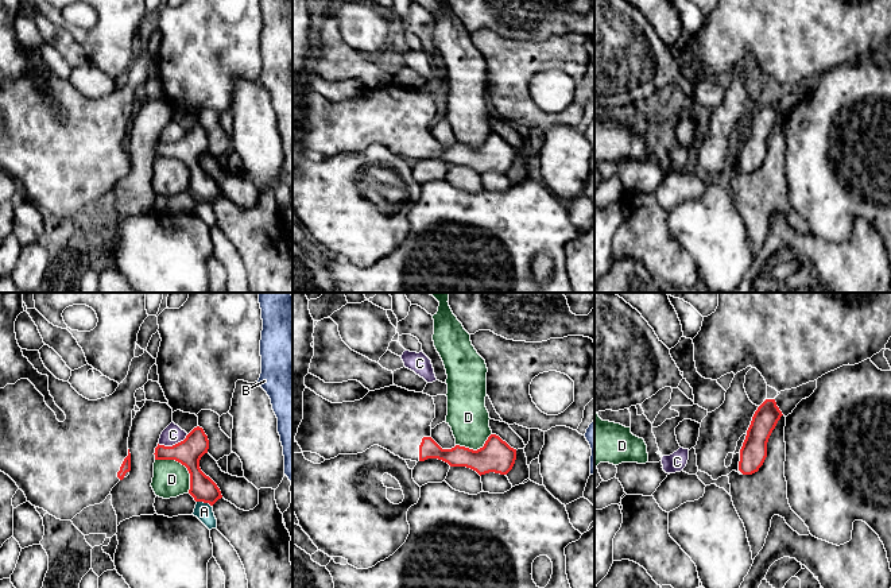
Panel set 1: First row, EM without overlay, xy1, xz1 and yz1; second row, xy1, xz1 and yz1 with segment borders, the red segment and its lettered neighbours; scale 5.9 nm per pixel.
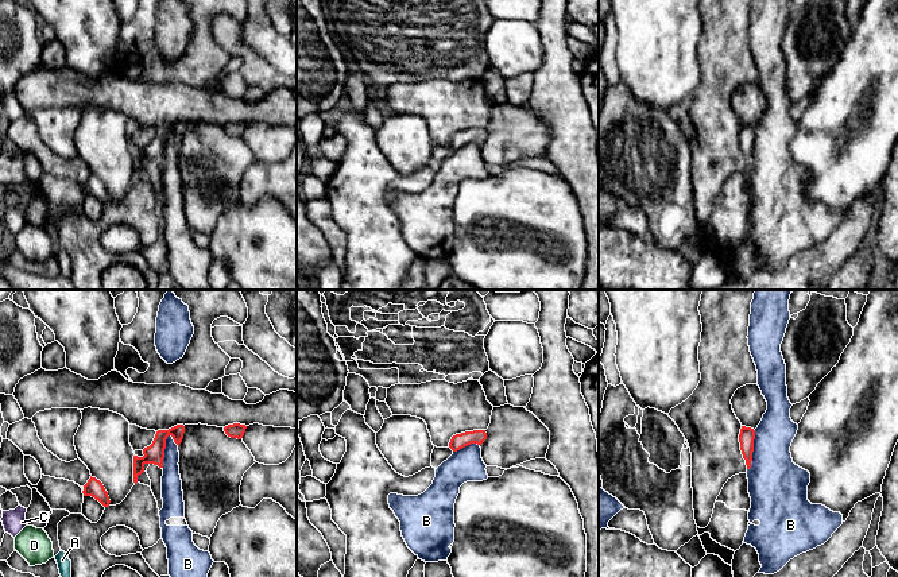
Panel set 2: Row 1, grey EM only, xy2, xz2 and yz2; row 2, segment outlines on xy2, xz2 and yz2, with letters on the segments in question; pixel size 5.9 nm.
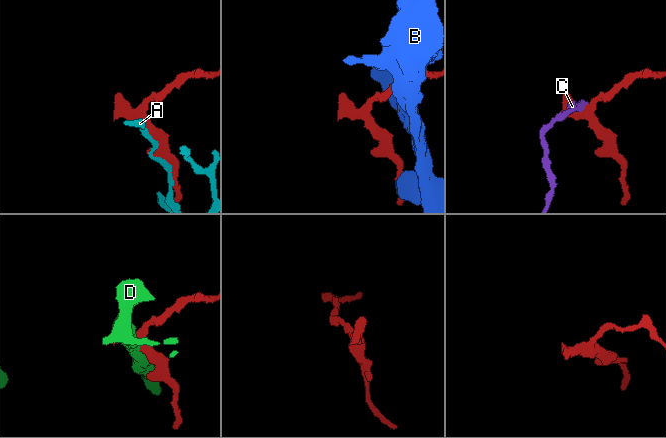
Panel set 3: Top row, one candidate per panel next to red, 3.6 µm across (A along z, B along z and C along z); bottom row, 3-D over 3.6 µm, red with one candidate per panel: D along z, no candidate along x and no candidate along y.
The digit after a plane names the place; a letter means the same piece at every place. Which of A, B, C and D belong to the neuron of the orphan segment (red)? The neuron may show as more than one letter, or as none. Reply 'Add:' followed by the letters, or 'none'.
Add: none

